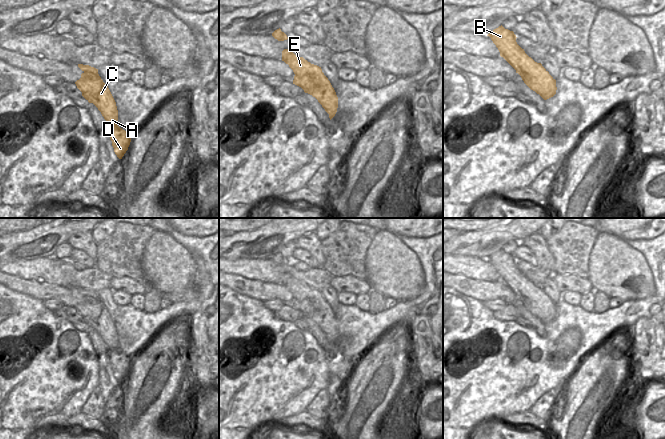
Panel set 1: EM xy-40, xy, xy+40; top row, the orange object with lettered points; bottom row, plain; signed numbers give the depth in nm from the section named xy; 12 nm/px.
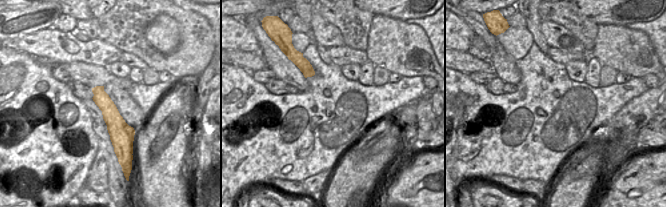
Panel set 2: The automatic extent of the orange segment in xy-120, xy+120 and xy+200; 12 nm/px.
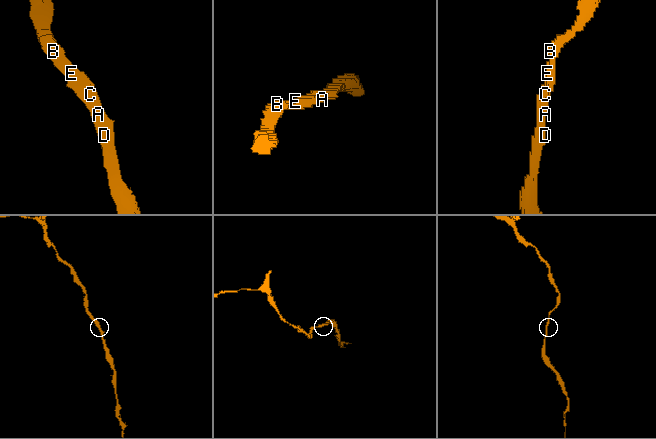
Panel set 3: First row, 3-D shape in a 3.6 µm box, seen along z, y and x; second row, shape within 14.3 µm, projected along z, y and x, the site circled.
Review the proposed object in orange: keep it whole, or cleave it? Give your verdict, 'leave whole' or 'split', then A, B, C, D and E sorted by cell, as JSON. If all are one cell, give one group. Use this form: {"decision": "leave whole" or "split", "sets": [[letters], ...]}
{"decision": "leave whole", "sets": [["A", "B", "C", "D", "E"]]}

